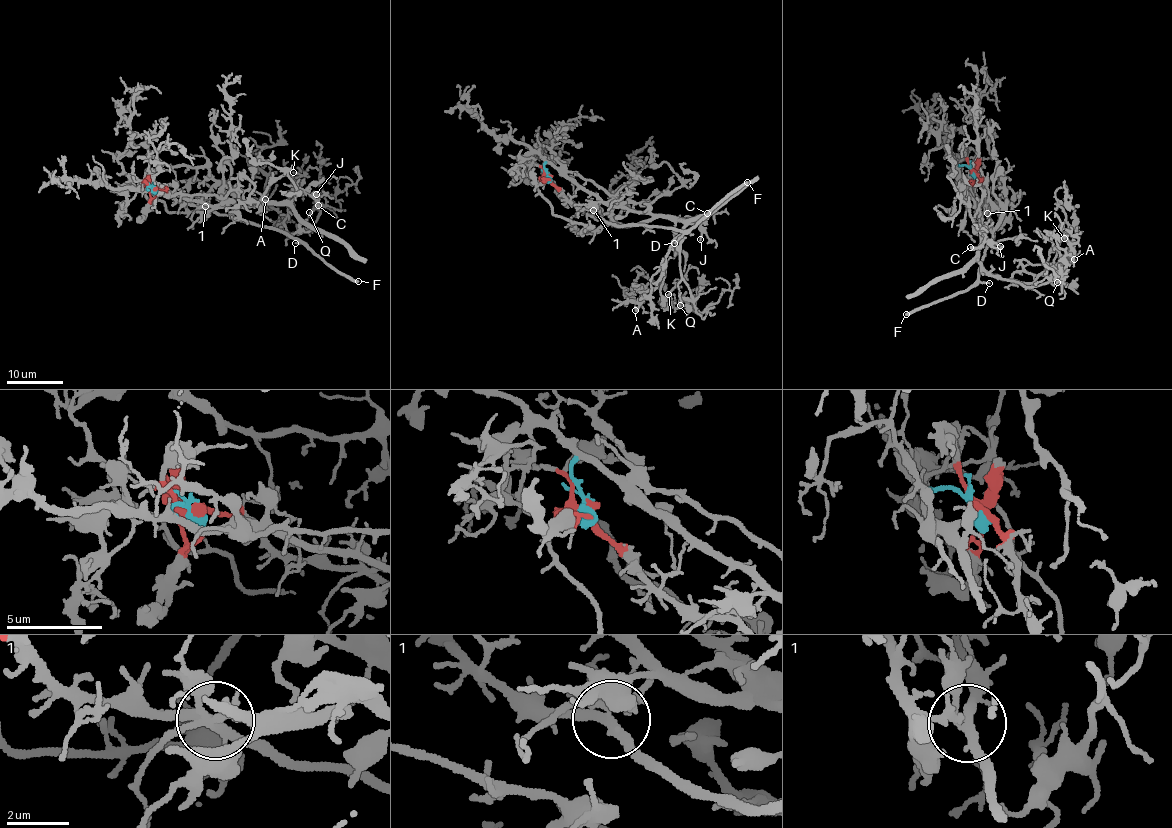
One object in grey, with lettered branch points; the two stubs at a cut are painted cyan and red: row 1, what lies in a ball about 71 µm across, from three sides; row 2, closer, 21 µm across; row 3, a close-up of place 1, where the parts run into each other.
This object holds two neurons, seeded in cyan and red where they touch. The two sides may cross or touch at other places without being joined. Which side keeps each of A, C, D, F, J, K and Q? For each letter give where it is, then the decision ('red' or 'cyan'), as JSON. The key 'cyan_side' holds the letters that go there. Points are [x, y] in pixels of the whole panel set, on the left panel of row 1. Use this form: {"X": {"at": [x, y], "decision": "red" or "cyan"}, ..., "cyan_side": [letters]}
{"A": {"at": [265, 199], "decision": "cyan"}, "C": {"at": [318, 205], "decision": "cyan"}, "D": {"at": [295, 243], "decision": "red"}, "F": {"at": [358, 281], "decision": "red"}, "J": {"at": [316, 194], "decision": "cyan"}, "K": {"at": [293, 172], "decision": "cyan"}, "Q": {"at": [309, 212], "decision": "cyan"}, "cyan_side": ["A", "C", "J", "K", "Q"]}

